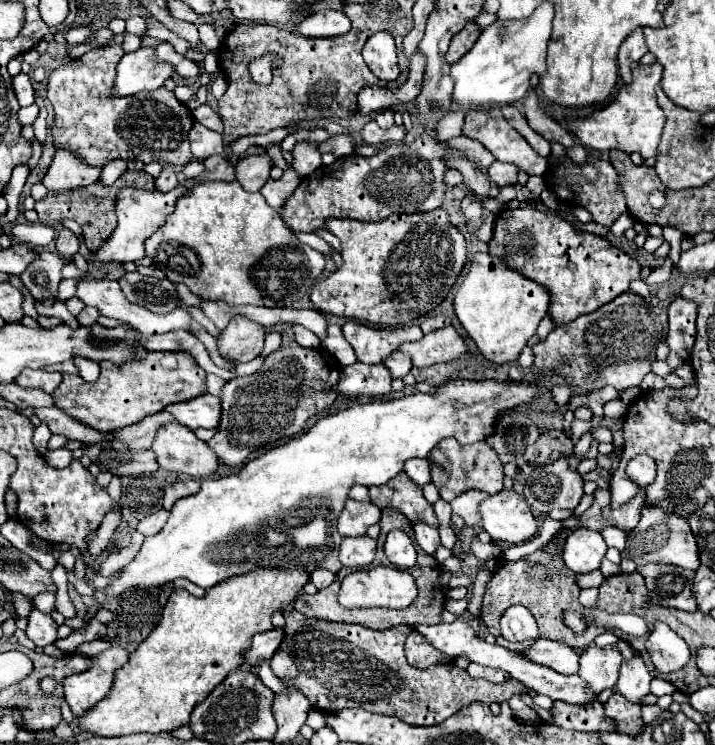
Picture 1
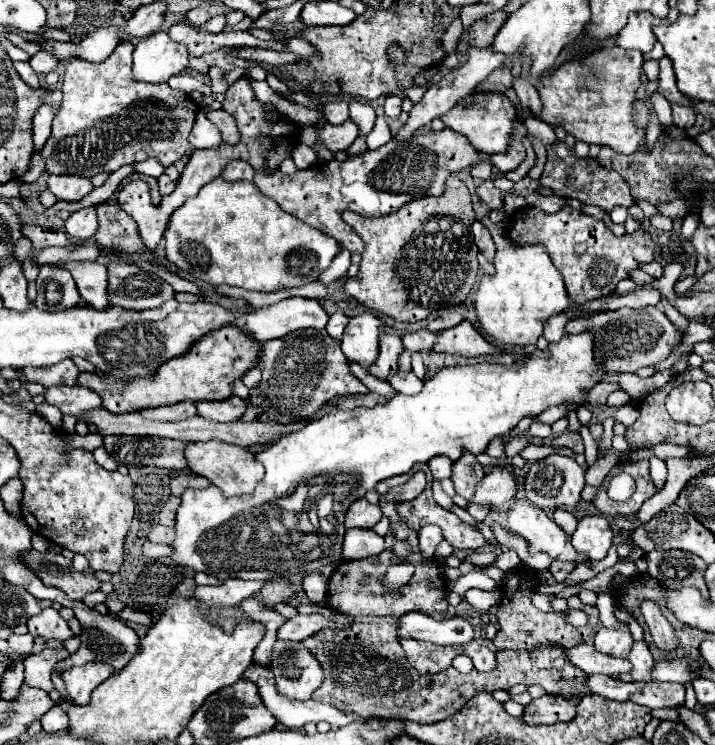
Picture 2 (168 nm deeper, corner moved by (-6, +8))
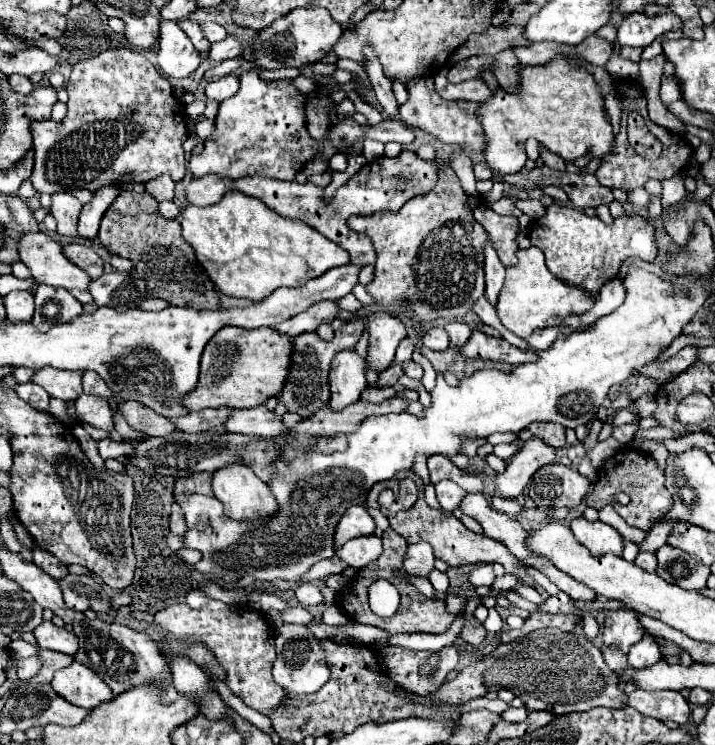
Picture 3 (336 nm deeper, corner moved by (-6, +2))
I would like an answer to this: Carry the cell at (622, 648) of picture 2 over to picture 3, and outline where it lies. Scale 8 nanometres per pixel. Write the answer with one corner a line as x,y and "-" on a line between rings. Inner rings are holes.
631,610
611,612
605,618
605,628
601,632
603,648
617,648
629,652
629,648
643,638
643,626
637,620
637,614

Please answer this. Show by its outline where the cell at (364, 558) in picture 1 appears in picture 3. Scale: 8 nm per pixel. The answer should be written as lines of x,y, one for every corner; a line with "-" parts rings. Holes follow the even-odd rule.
373,534
353,538
337,550
337,556
351,568
363,568
381,556
381,538

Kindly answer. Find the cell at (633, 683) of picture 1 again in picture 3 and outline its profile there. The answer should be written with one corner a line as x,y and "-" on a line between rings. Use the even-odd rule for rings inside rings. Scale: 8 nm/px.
643,636
637,644
631,646
627,658
629,658
631,666
645,668
645,666
651,666
651,664
659,662
661,660
661,652
659,652
659,646
653,642
651,636

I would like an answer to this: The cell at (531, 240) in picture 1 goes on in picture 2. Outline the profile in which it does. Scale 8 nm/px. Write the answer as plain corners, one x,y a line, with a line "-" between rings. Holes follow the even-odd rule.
569,206
555,214
547,214
539,208
525,208
511,216
509,238
515,244
543,244
551,256
551,262
561,272
571,302
585,304
595,298
603,298
615,292
617,282
627,278
629,270
641,262
653,260
653,240
643,228
633,234
615,236
601,220
573,210

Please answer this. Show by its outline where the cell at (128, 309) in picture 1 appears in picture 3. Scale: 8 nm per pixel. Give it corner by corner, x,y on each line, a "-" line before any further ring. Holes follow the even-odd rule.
35,232
35,234
25,234
19,242
19,254
21,254
21,262
31,270
33,278
41,284
51,284
51,286
61,286
65,290
69,290
81,304
91,304
91,292
87,290
87,286
91,284
91,278
73,262
69,262
61,250
61,244
51,240
47,234
43,232

